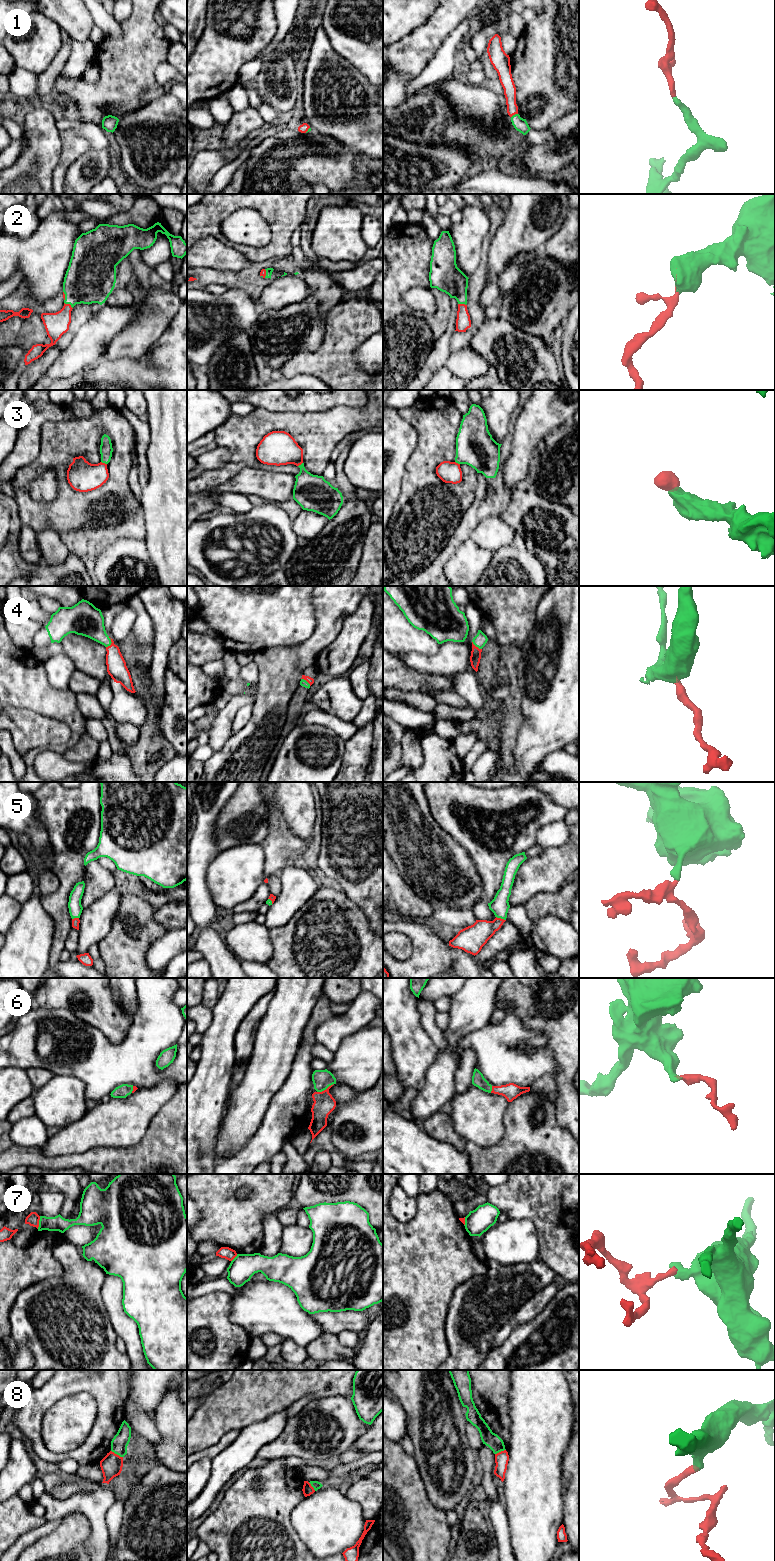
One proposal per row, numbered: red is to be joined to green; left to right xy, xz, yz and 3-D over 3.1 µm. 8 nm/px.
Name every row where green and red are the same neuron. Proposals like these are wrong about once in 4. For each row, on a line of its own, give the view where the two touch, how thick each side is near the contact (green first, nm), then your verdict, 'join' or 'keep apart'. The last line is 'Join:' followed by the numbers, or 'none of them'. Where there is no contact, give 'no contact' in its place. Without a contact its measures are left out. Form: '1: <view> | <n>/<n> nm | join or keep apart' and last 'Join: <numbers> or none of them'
1: yz | 110/100 nm | join
2: xy | 380/190 nm | join
3: xy | 100/240 nm | join
4: xy | 240/160 nm | join
5: yz | 150/190 nm | join
6: xz | 160/170 nm | join
7: xy | 120/100 nm | keep apart
8: xy | 140/180 nm | keep apart
Join: 1, 2, 3, 4, 5, 6

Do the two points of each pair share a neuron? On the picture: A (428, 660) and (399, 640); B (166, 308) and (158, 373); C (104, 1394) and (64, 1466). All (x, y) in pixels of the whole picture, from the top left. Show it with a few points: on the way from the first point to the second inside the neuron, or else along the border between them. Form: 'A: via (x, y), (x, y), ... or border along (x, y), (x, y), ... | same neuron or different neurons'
A: border along (439, 646), (432, 654), (416, 652), (395, 653) | different neurons
B: border along (176, 313), (168, 327), (149, 350) | different neurons
C: border along (56, 1463), (66, 1459), (74, 1459), (80, 1465) | different neurons

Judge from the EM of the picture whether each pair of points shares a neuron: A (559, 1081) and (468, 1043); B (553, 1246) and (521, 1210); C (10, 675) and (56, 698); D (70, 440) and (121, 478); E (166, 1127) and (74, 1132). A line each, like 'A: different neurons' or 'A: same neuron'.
A: different neurons
B: same neuron
C: same neuron
D: same neuron
E: different neurons

